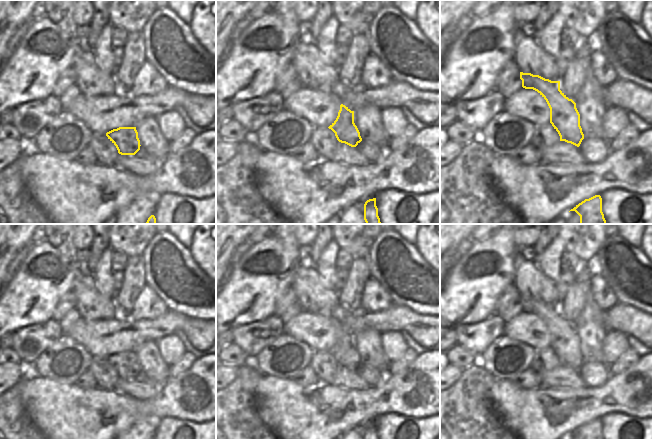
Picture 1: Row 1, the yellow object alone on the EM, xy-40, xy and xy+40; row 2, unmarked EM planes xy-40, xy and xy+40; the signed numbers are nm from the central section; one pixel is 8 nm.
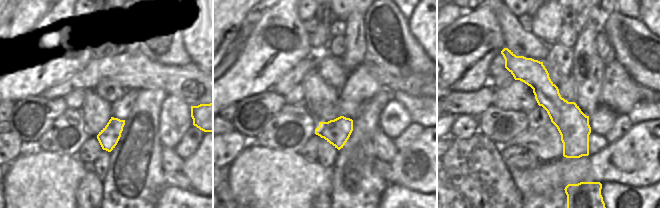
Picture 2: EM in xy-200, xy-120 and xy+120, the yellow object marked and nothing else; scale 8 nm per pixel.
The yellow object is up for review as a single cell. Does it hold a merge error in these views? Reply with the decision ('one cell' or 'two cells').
two cells

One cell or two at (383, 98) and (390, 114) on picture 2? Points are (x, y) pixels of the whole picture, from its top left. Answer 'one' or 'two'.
two

